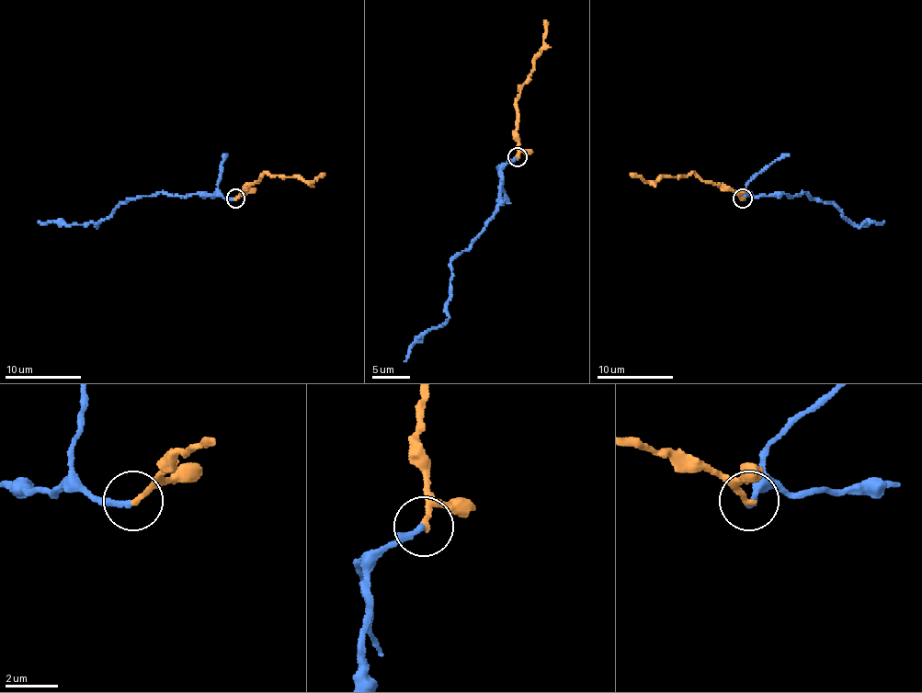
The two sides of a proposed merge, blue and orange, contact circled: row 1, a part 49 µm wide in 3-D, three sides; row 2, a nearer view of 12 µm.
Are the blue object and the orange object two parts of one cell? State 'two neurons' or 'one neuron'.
one neuron

